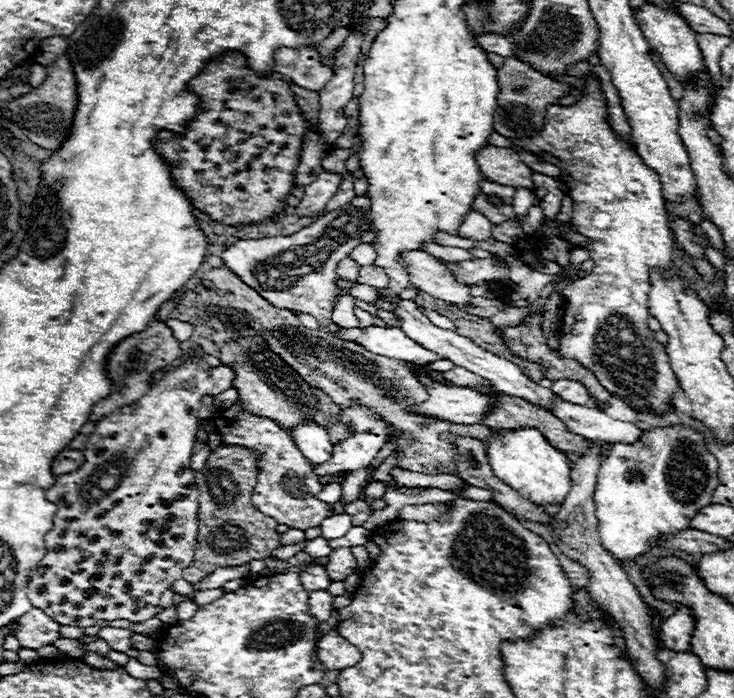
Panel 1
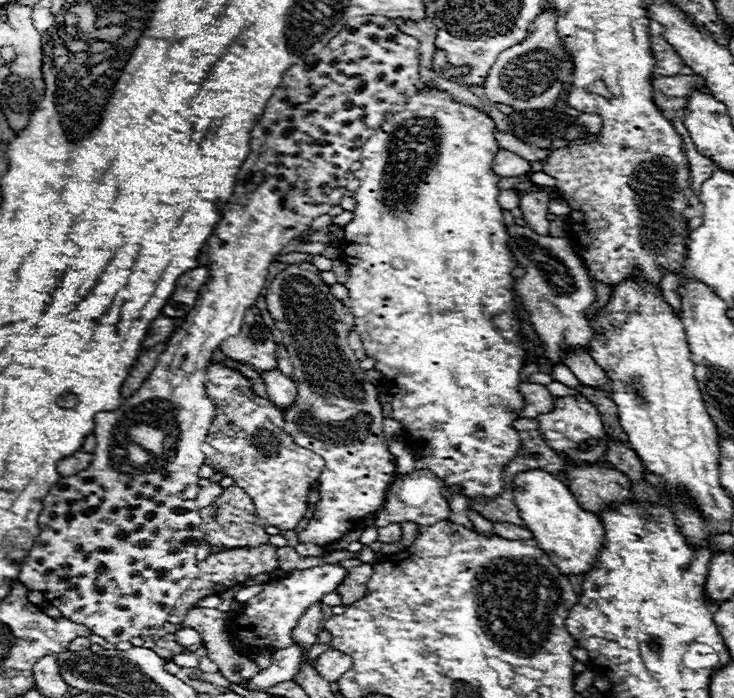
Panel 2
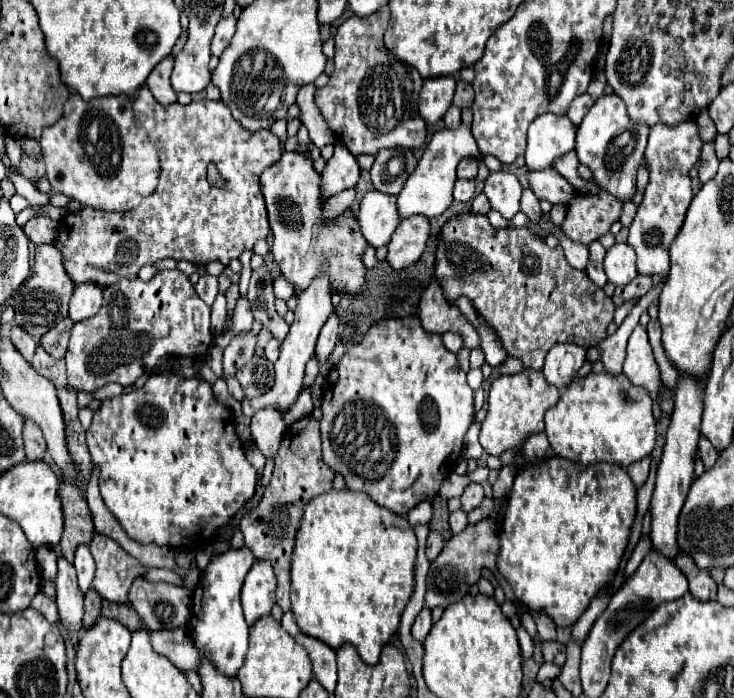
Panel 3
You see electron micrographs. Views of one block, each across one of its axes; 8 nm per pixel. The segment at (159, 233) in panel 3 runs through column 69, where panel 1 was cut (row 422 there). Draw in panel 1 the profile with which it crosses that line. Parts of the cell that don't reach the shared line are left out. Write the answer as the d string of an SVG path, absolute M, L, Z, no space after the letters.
M236 402L232 408L218 410L212 416L212 422L216 432L222 436L222 444L244 444L264 454L260 462L256 492L252 496L252 502L256 504L256 508L260 508L260 512L272 516L278 524L286 524L298 530L318 528L326 518L334 516L332 504L326 504L316 498L316 494L324 488L324 484L318 480L312 464L302 456L292 436L284 428L280 428L272 420L252 416L250 412L244 410L240 402Z

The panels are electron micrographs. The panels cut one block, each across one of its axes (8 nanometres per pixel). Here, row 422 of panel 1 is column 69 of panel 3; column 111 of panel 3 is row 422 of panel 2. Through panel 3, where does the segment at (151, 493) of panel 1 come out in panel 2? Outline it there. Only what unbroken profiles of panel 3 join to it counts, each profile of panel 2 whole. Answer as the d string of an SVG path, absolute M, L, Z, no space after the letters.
M360 16L350 20L348 26L338 36L334 36L322 52L318 52L316 56L308 56L308 60L302 64L302 68L298 64L298 66L292 66L292 68L288 68L284 72L282 82L278 84L276 92L272 94L272 100L268 100L268 106L266 106L262 118L258 120L256 128L252 130L248 160L244 160L244 164L240 166L240 172L236 174L234 192L232 192L230 200L226 202L226 206L222 208L222 218L216 224L216 228L212 232L212 238L208 240L210 278L204 284L204 288L200 288L200 296L196 300L196 308L192 308L192 312L188 312L188 316L184 318L184 324L172 334L172 340L168 340L166 350L160 354L156 368L140 384L140 388L118 410L104 412L104 414L96 416L94 436L96 436L98 444L96 444L96 448L92 452L94 460L92 460L90 468L86 468L84 472L78 472L76 476L62 478L60 484L54 484L54 488L48 490L48 496L42 502L44 508L42 508L42 514L40 514L40 534L38 534L32 550L28 552L28 560L24 560L24 564L22 564L18 580L28 590L40 592L44 596L44 600L48 604L52 604L54 608L58 608L62 612L62 616L68 618L70 622L86 626L88 630L92 630L94 634L106 638L112 644L118 644L122 640L132 640L134 636L156 636L156 632L168 620L168 614L170 614L172 606L176 604L176 600L184 594L184 590L198 576L196 548L200 546L200 542L204 538L204 532L200 528L202 520L200 520L198 508L196 508L196 494L198 494L198 480L200 480L198 478L198 470L204 464L202 444L204 444L204 440L208 436L208 428L210 428L212 416L214 416L214 406L210 404L210 400L206 396L206 372L208 372L208 366L212 364L214 352L220 348L220 344L226 338L236 336L240 332L246 310L254 306L256 298L260 296L260 290L264 288L264 282L266 282L266 276L268 276L268 266L272 262L272 258L288 242L292 242L300 232L304 232L314 218L318 218L320 214L328 214L336 204L340 204L340 200L344 198L344 192L346 192L342 188L346 186L346 172L348 172L350 164L360 160L364 142L384 122L384 116L388 112L392 112L396 104L406 102L408 96L416 92L416 86L420 84L418 70L420 70L420 60L418 60L418 40L416 38L412 38L408 34L402 34L384 16Z

